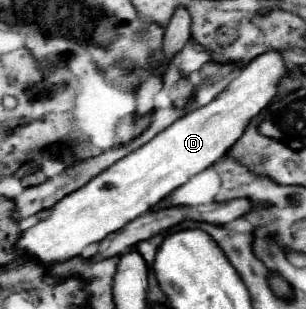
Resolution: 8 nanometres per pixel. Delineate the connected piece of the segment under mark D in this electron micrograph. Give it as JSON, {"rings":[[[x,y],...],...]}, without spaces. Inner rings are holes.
{"rings":[[[267,51],[259,57],[255,57],[249,65],[245,65],[239,71],[239,75],[209,105],[199,107],[199,109],[187,113],[185,117],[177,119],[171,127],[161,131],[155,139],[151,139],[143,147],[131,151],[127,157],[119,159],[115,165],[111,165],[97,177],[93,177],[81,189],[65,195],[57,205],[53,205],[49,217],[37,221],[33,227],[23,231],[23,235],[17,241],[17,247],[23,247],[31,257],[35,257],[47,265],[61,263],[75,255],[81,255],[89,245],[103,241],[109,233],[119,231],[129,221],[151,211],[161,199],[171,195],[177,187],[185,185],[193,175],[205,171],[207,167],[217,163],[221,157],[225,157],[227,151],[241,139],[241,135],[245,133],[251,119],[255,119],[277,97],[277,87],[285,77],[287,77],[287,65],[279,51]]]}

